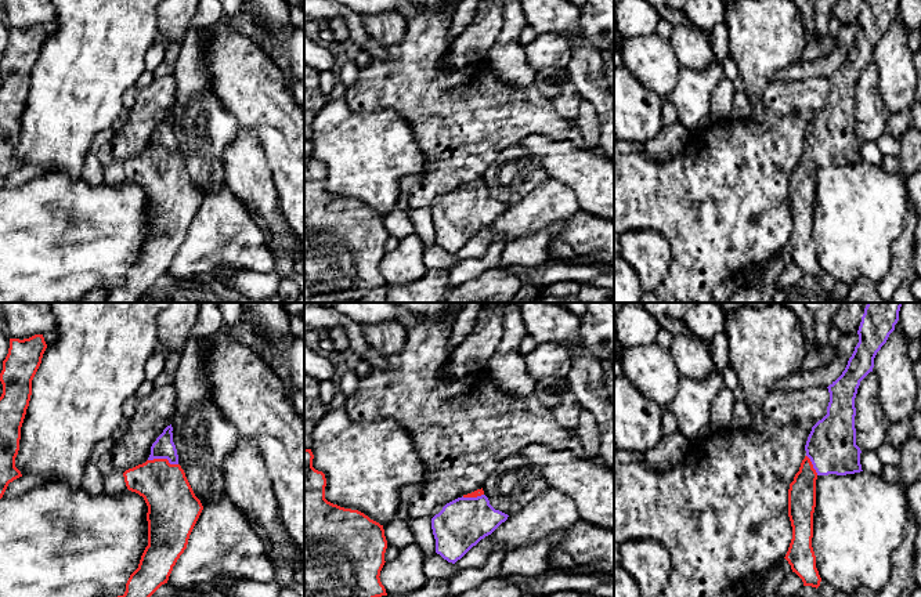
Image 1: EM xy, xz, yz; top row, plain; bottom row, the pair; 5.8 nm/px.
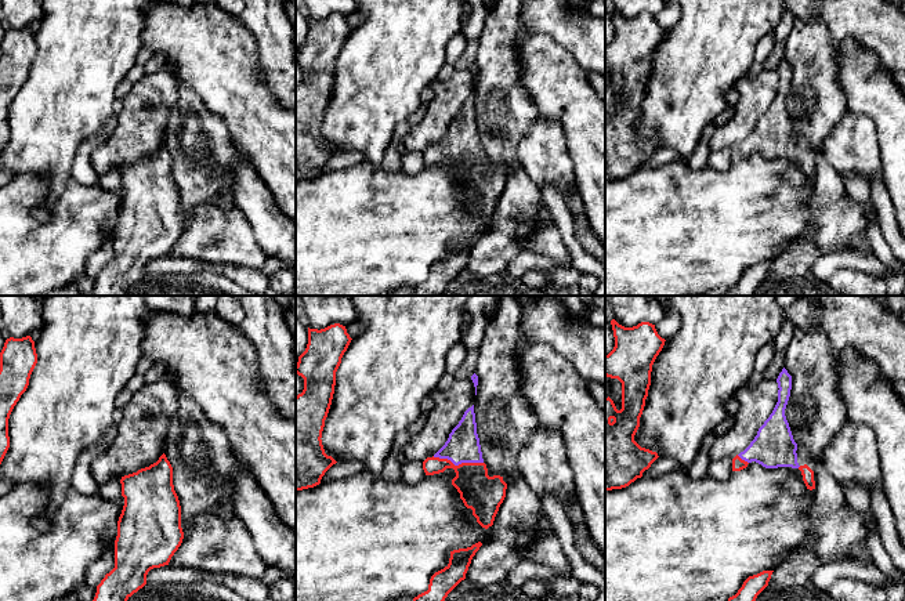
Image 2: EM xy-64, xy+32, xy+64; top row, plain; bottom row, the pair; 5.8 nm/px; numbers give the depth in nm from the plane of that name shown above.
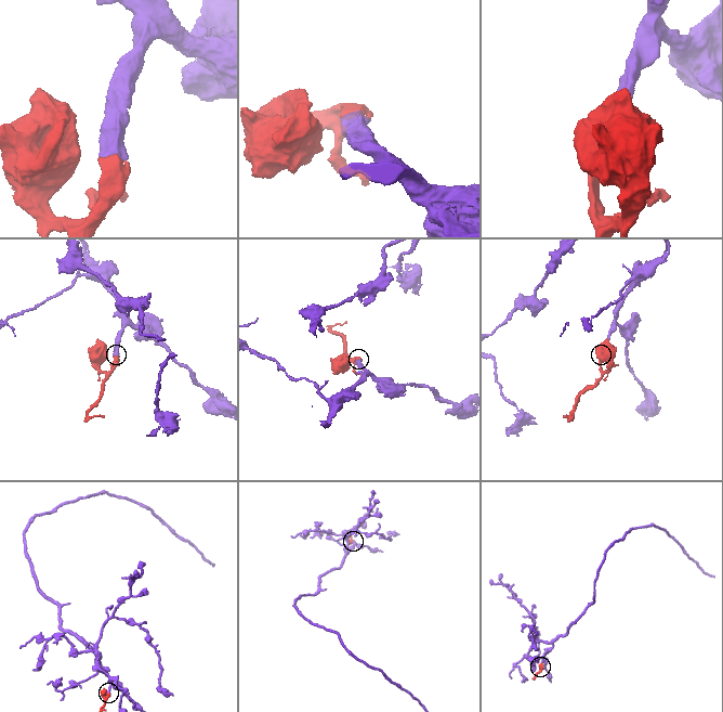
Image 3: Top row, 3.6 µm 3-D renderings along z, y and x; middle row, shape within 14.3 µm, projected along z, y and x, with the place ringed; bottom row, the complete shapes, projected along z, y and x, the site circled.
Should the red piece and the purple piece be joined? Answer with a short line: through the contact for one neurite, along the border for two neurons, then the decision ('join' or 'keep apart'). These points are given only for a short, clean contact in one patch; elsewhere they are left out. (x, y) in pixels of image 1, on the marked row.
xy (165, 488), (163, 459), (163, 448) | join

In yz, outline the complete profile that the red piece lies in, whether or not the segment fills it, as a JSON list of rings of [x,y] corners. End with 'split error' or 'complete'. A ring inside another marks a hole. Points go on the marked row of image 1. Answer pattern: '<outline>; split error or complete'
[[[867,303],[857,330],[859,343],[842,375],[827,388],[827,415],[808,437],[806,456],[788,489],[788,517],[792,539],[785,560],[803,582],[819,587],[821,578],[812,547],[816,480],[819,475],[860,473],[860,448],[856,445],[855,398],[860,381],[873,372],[874,358],[895,330],[903,303]]]; split error

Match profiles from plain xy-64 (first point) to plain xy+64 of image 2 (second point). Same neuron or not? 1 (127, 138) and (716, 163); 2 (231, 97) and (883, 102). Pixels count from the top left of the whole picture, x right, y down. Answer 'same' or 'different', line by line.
1: different
2: same

